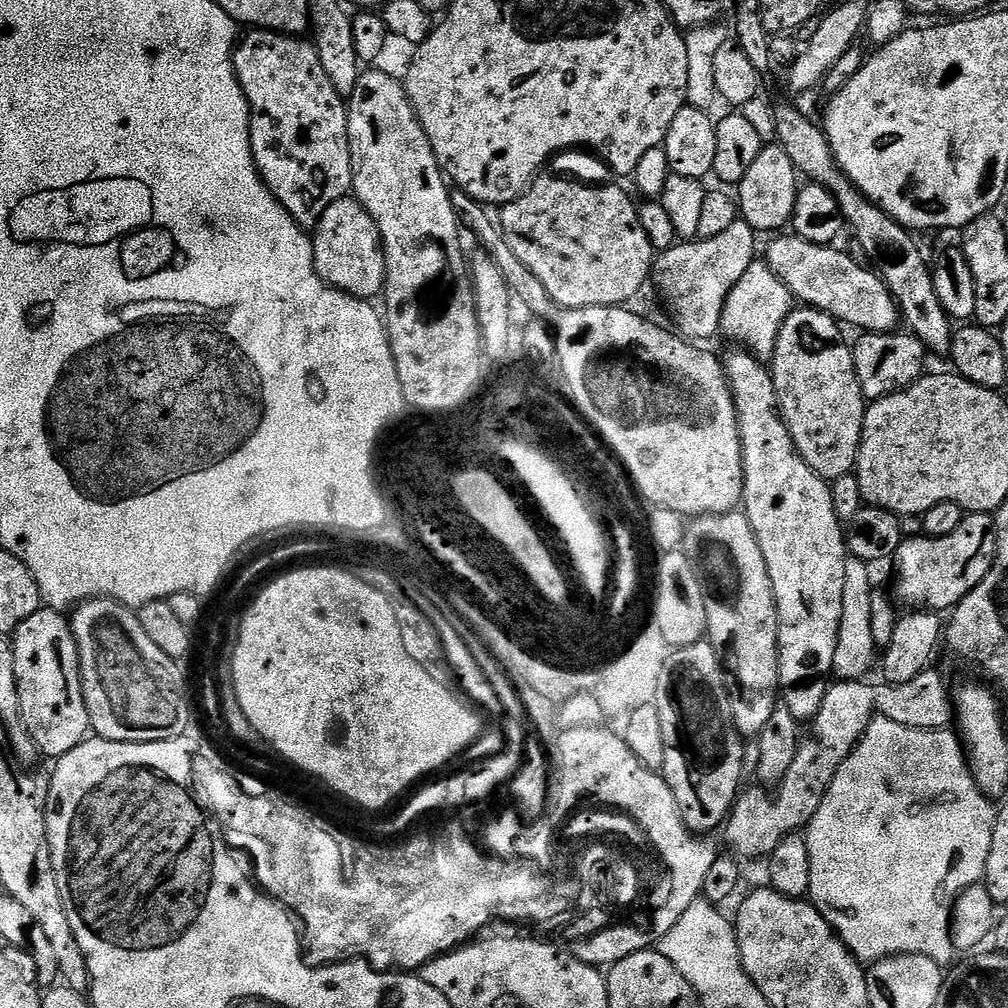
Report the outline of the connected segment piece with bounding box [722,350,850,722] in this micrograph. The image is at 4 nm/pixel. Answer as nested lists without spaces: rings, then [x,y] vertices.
[[[747,350],[739,351],[730,353],[728,357],[725,355],[722,363],[724,373],[728,375],[728,384],[732,388],[732,397],[736,400],[736,413],[740,423],[744,459],[742,511],[756,532],[758,546],[762,546],[762,558],[766,558],[766,570],[770,570],[772,579],[776,613],[780,619],[778,646],[782,704],[790,709],[796,720],[808,722],[822,706],[826,681],[833,675],[834,650],[842,622],[842,590],[846,586],[846,562],[850,559],[846,528],[834,510],[829,481],[814,471],[796,450],[796,444],[788,433],[783,415],[778,411],[776,387],[765,361]]]

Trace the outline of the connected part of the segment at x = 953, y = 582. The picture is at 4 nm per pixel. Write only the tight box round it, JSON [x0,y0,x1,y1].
[896,515,996,610]

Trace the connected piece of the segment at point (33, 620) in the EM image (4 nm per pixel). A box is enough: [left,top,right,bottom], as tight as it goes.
[10,606,90,758]

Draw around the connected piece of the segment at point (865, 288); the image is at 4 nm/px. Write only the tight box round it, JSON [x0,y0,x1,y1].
[766,234,902,333]

